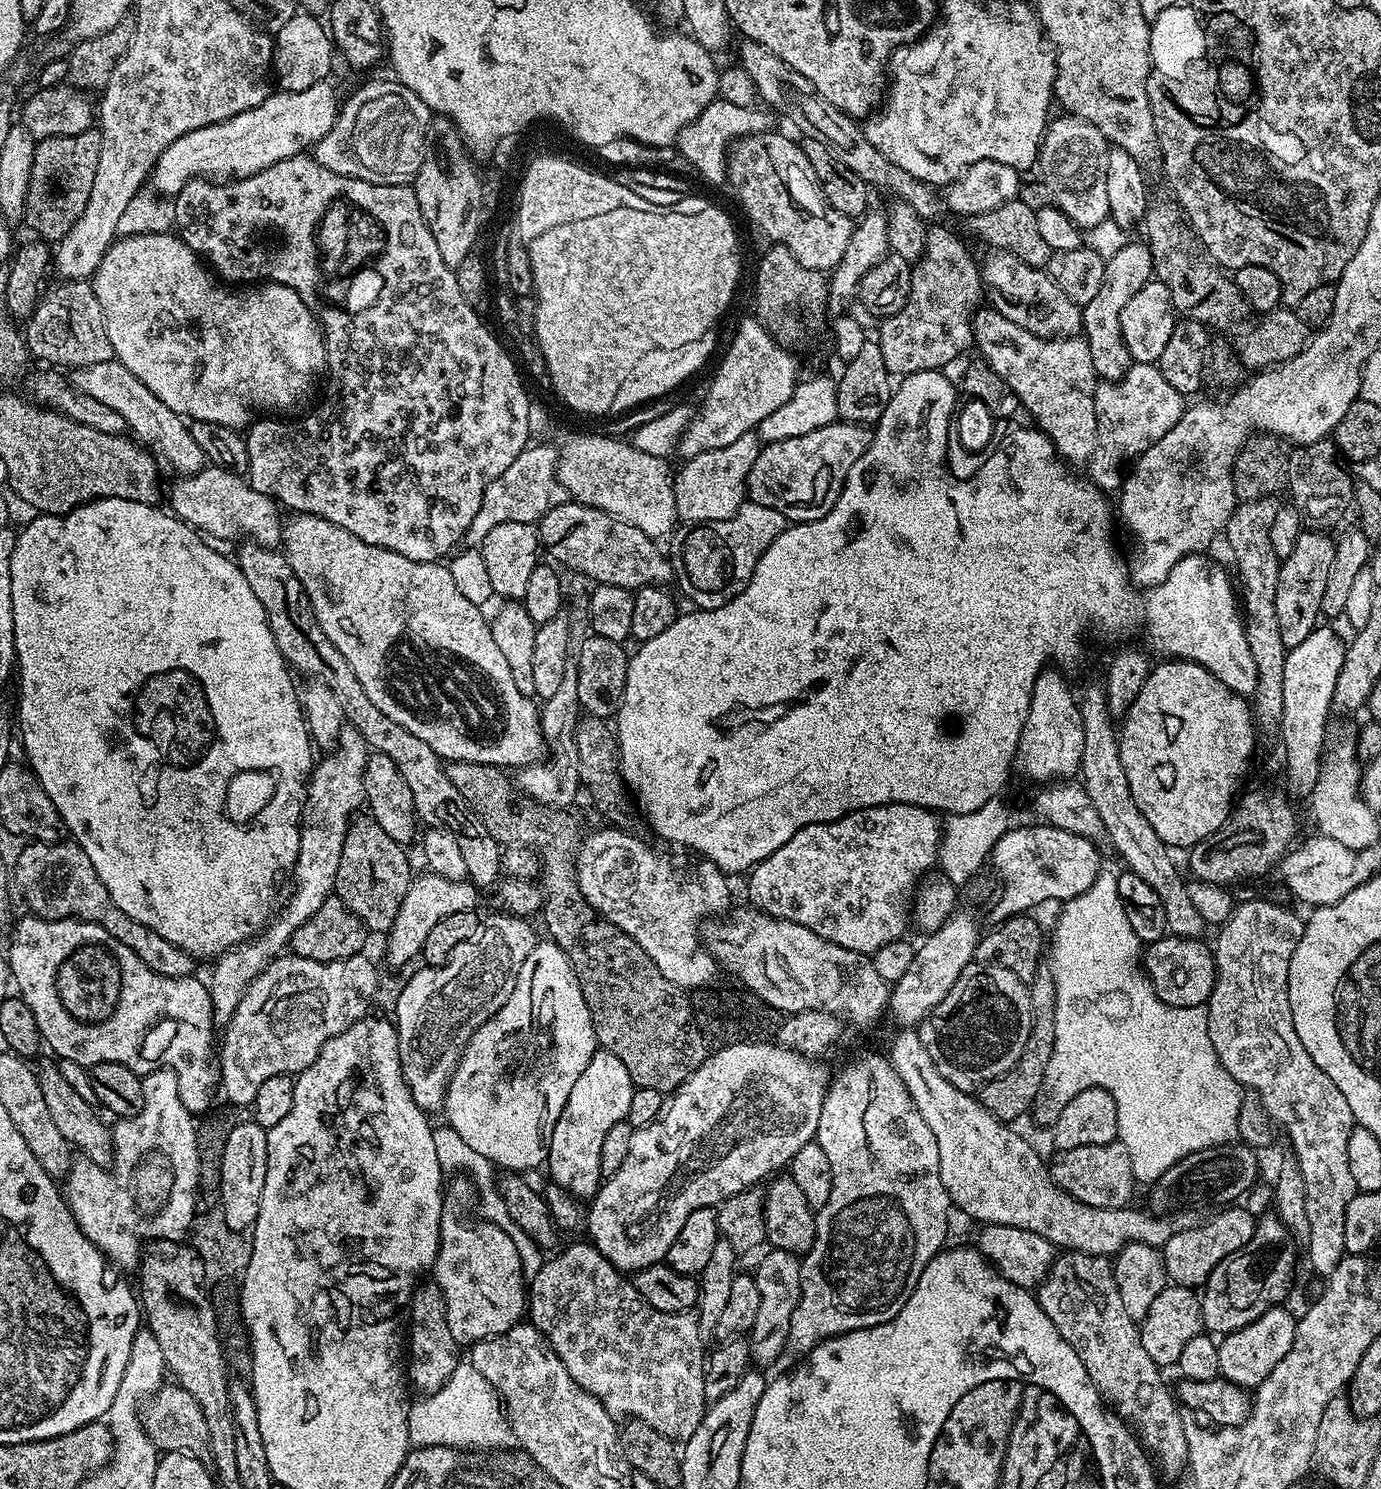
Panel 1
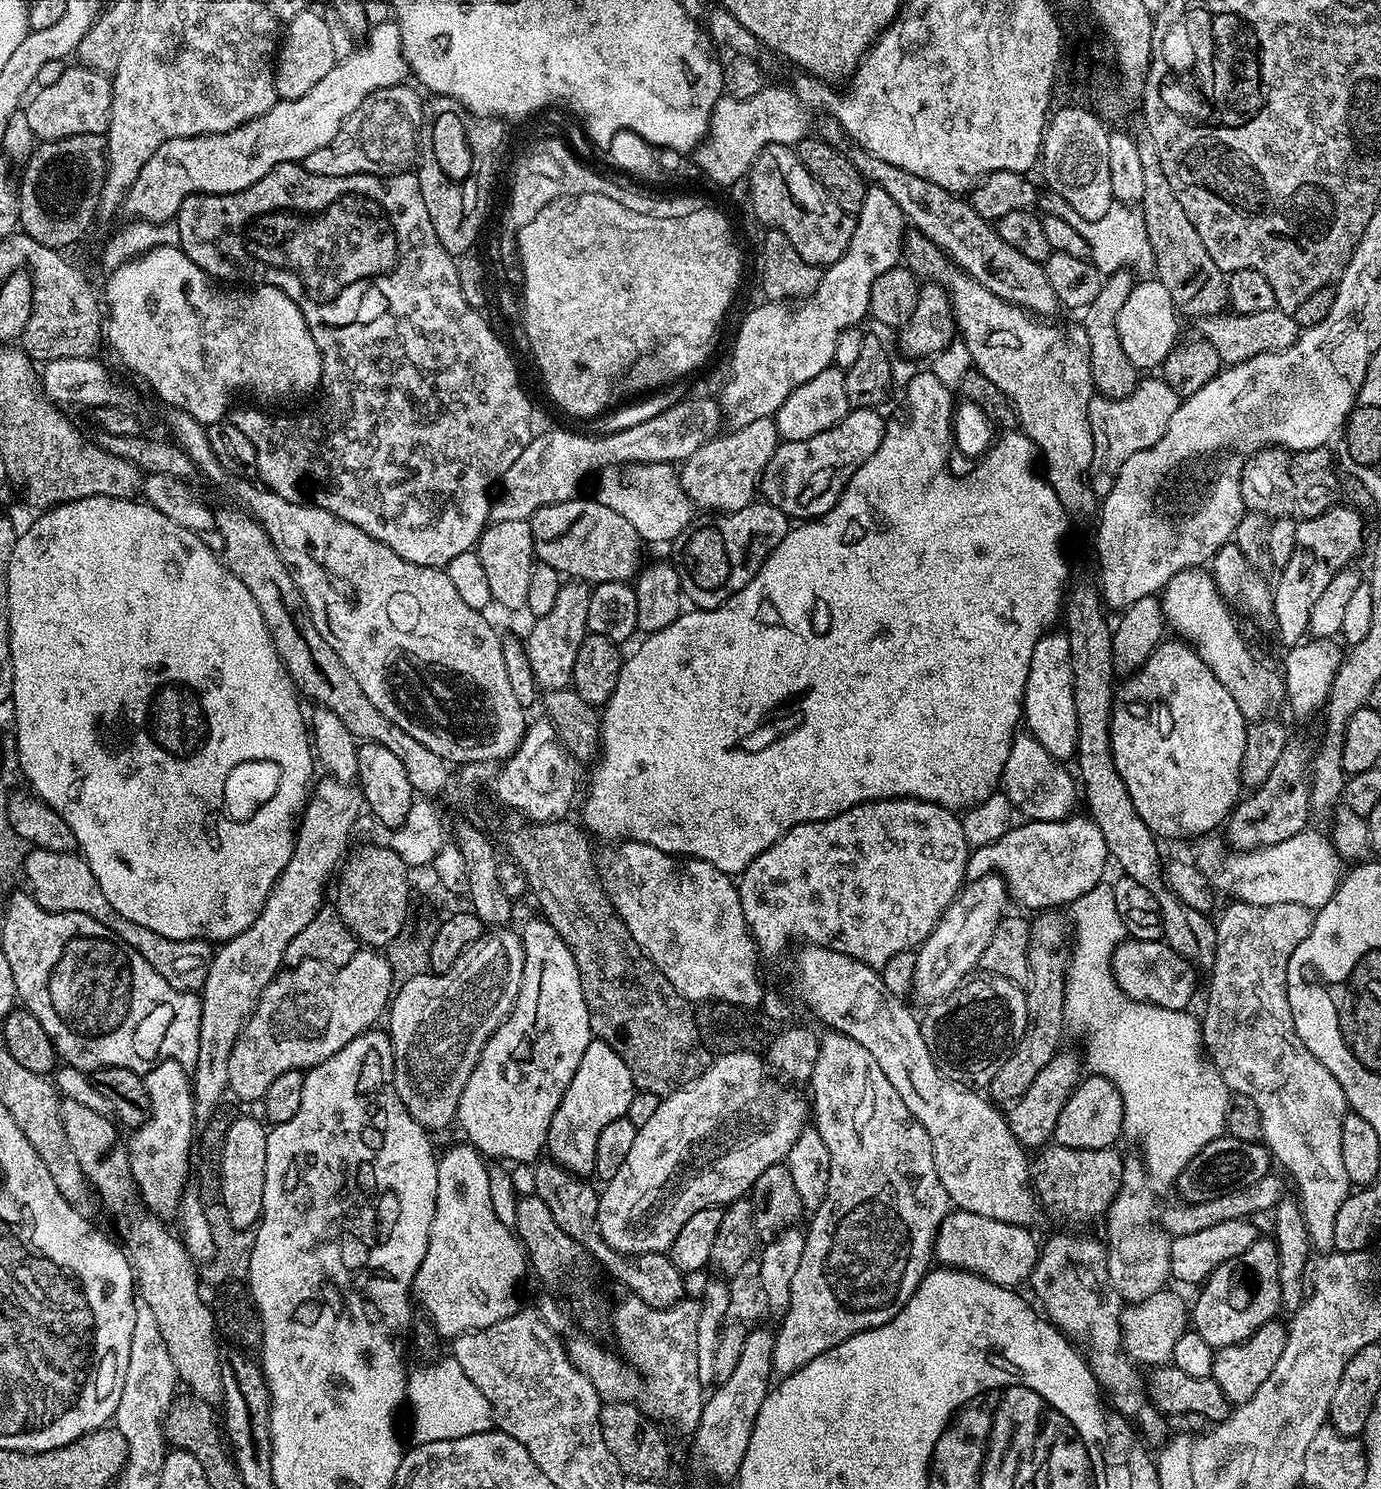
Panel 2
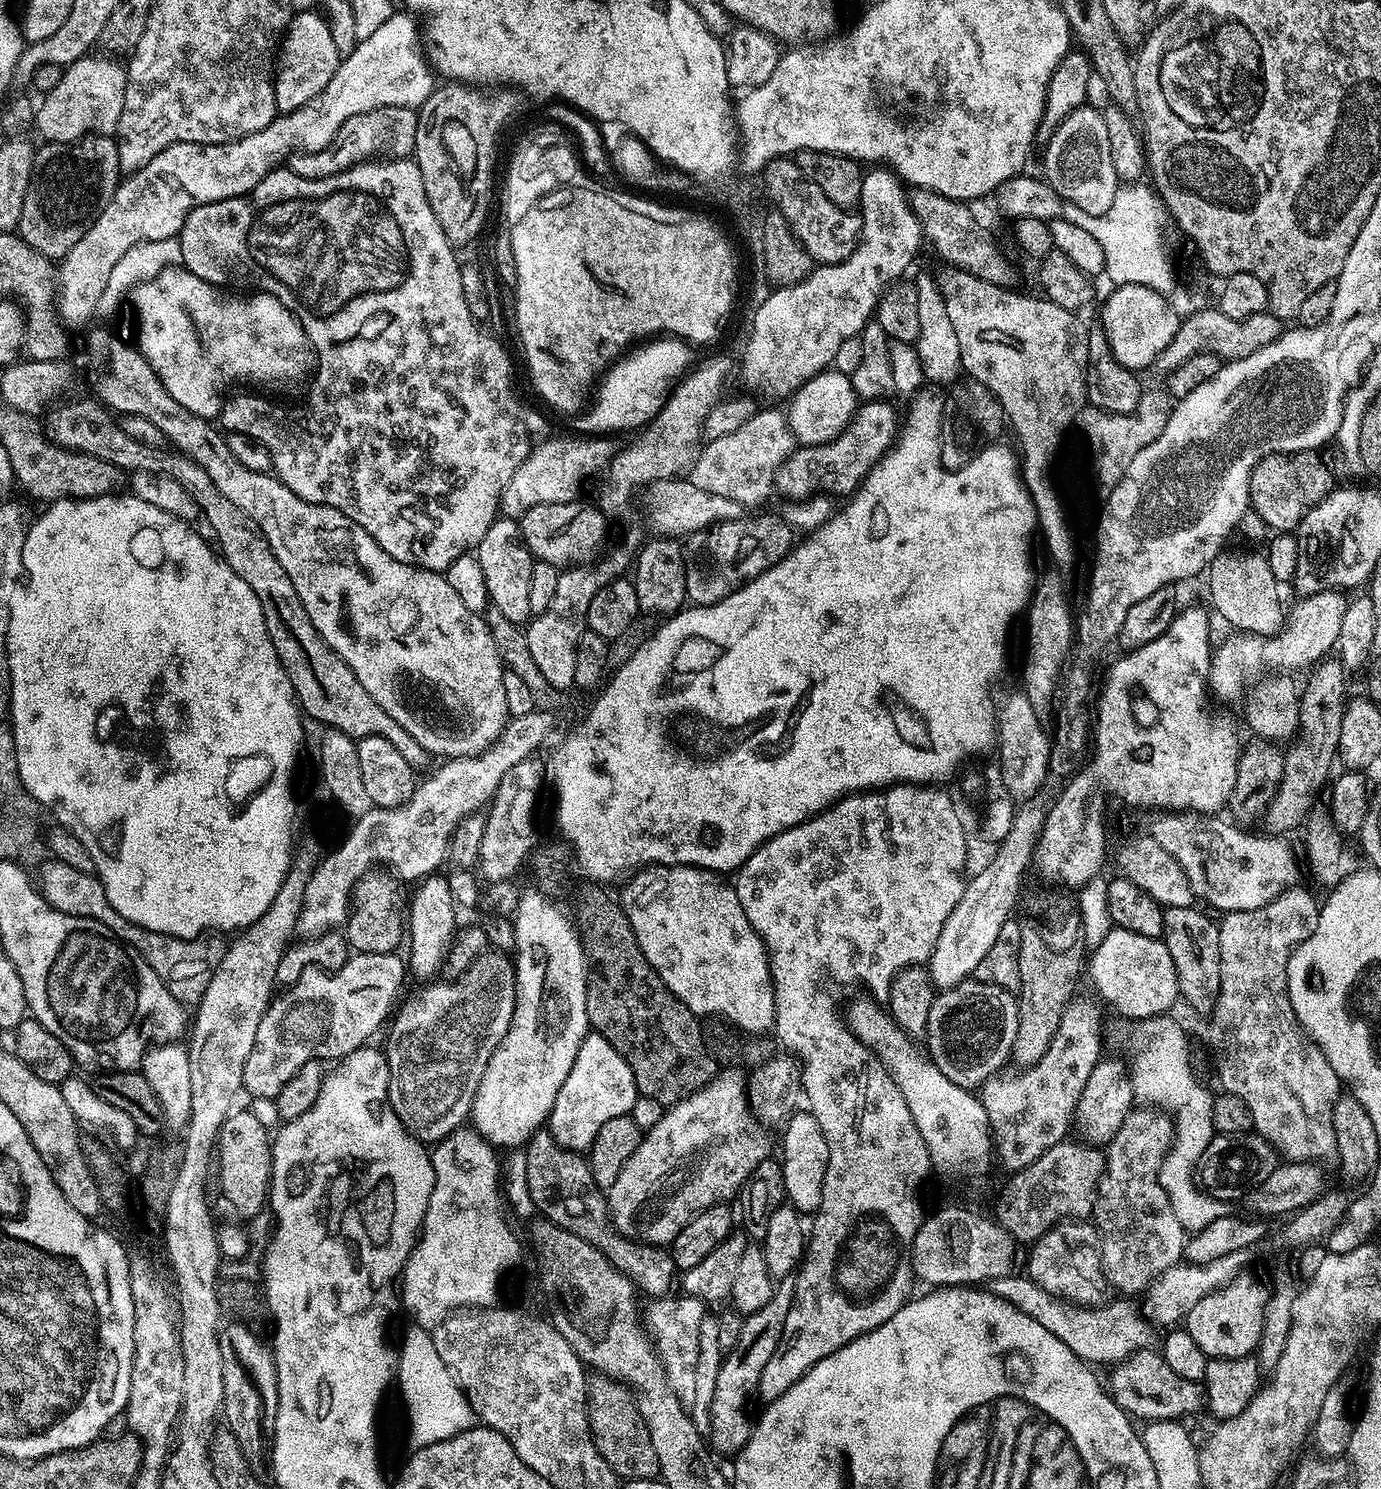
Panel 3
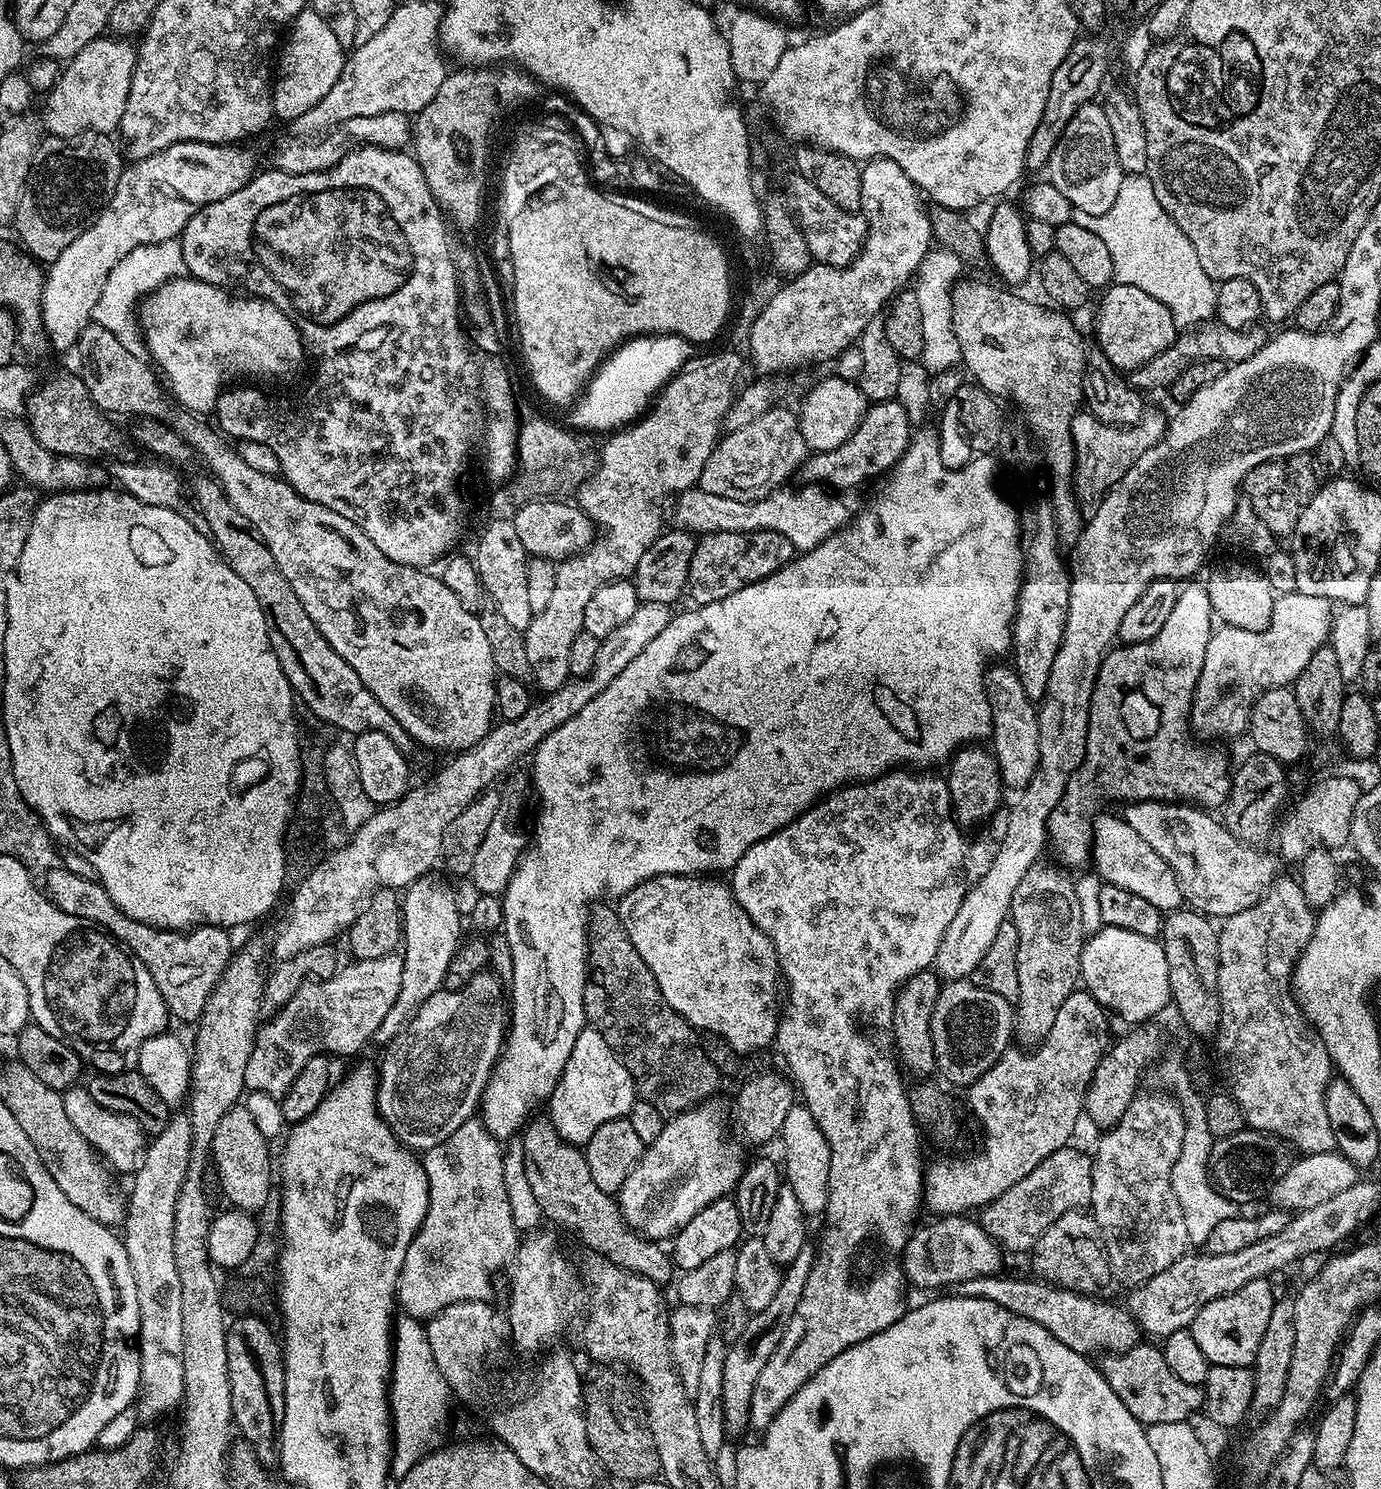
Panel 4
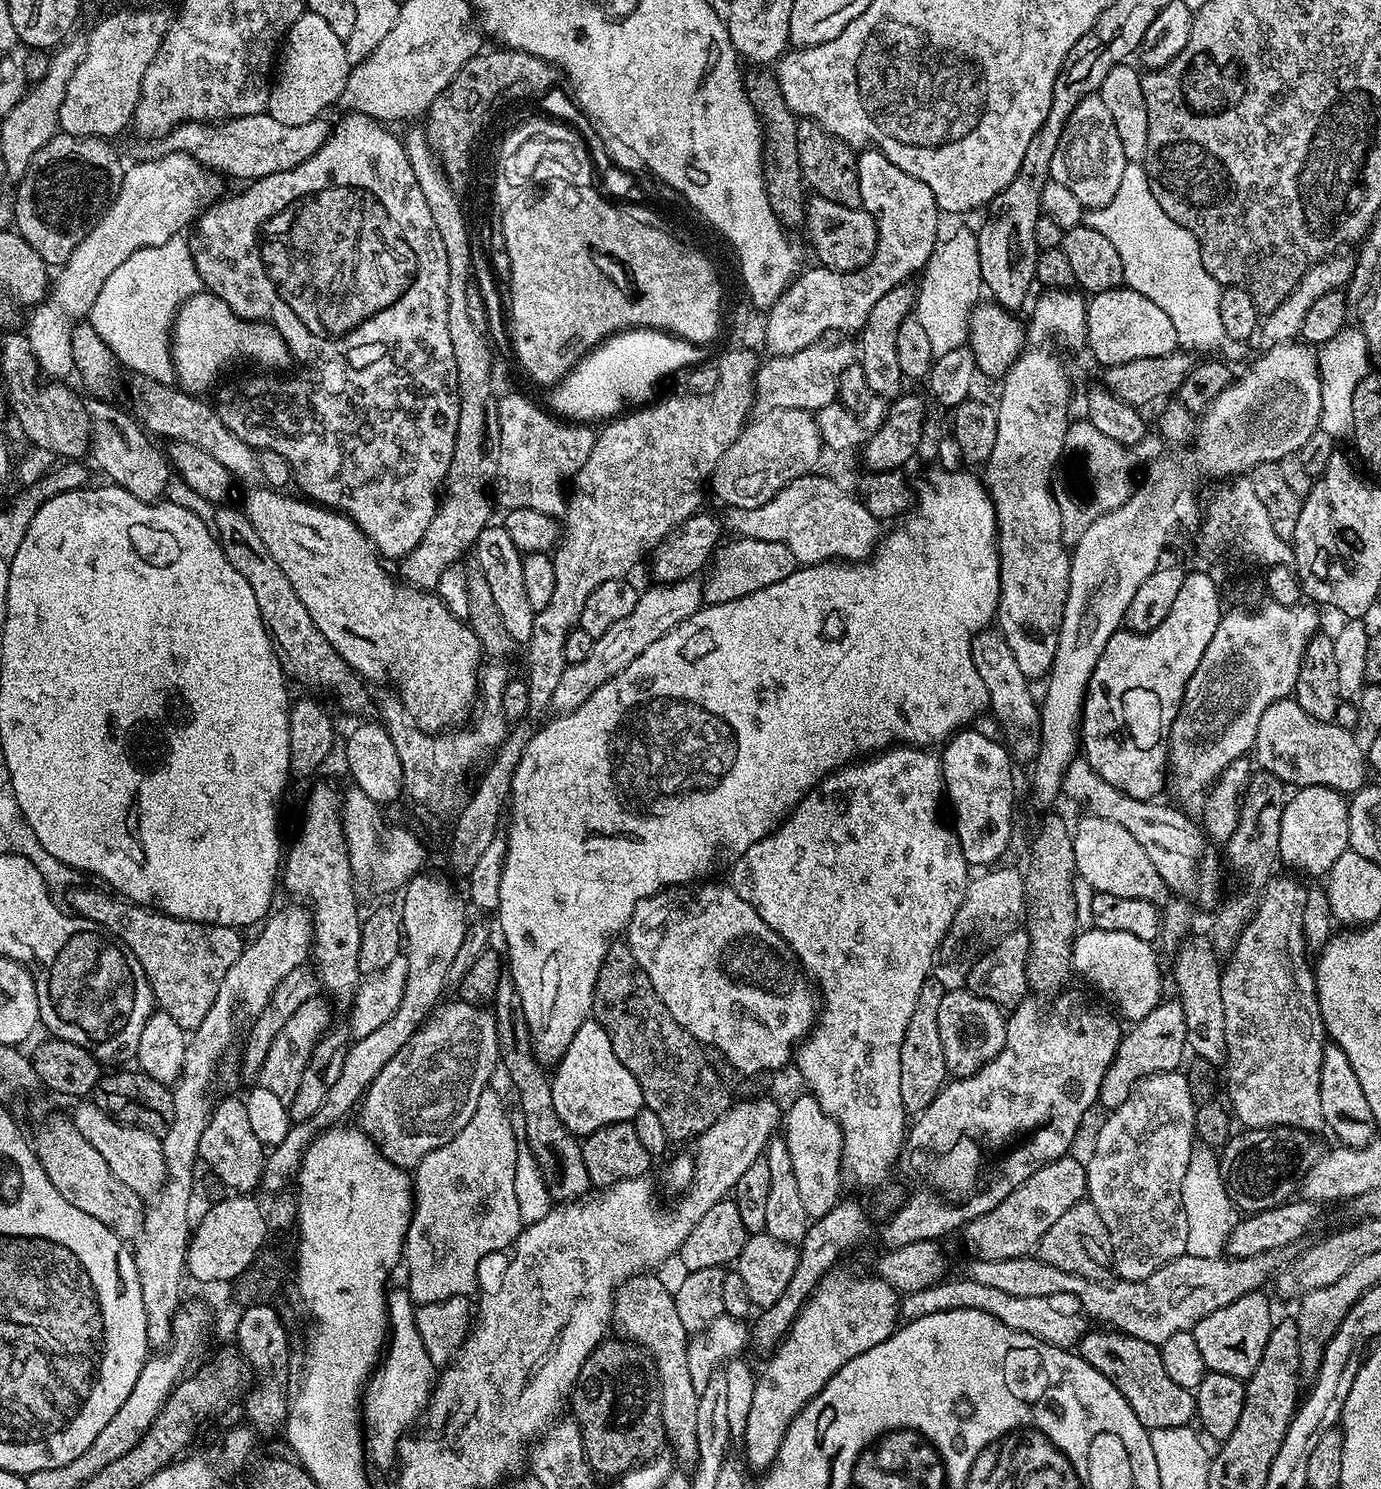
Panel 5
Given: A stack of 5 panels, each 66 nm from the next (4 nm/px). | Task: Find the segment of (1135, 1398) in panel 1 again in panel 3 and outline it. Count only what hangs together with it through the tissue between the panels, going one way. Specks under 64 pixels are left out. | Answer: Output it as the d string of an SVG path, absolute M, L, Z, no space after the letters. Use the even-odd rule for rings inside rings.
M1088 1222L1060 1223L1064 1224L1041 1232L1029 1247L1033 1248L1028 1252L1027 1276L1051 1296L1073 1306L1103 1305L1104 1291L1108 1292L1110 1287L1100 1262L1100 1233Z

